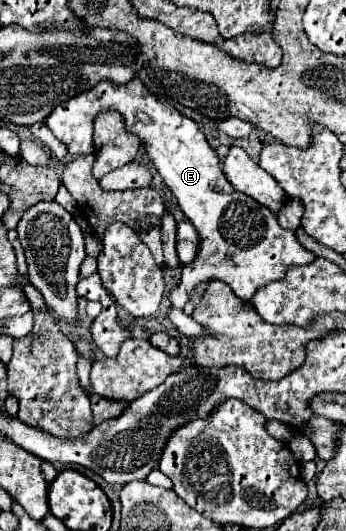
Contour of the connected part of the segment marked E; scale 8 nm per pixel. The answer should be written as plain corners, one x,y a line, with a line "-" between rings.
140,79
128,81
126,85
100,81
92,89
58,105
44,123
54,133
54,137
68,147
70,157
78,159
92,155
94,119
100,111
110,109
118,111
124,119
126,131
140,139
148,159
158,169
162,181
174,193
178,207
200,235
198,257
190,265
182,267
182,277
168,295
170,307
184,309
194,287
212,279
224,281
242,301
248,301
256,289
270,281
282,279
286,267
306,265
316,259
314,253
306,251
296,241
294,231
282,229
278,225
276,215
270,209
232,189
222,173
216,151
210,149
198,125
172,105
162,103
146,89
146,85
142,85

